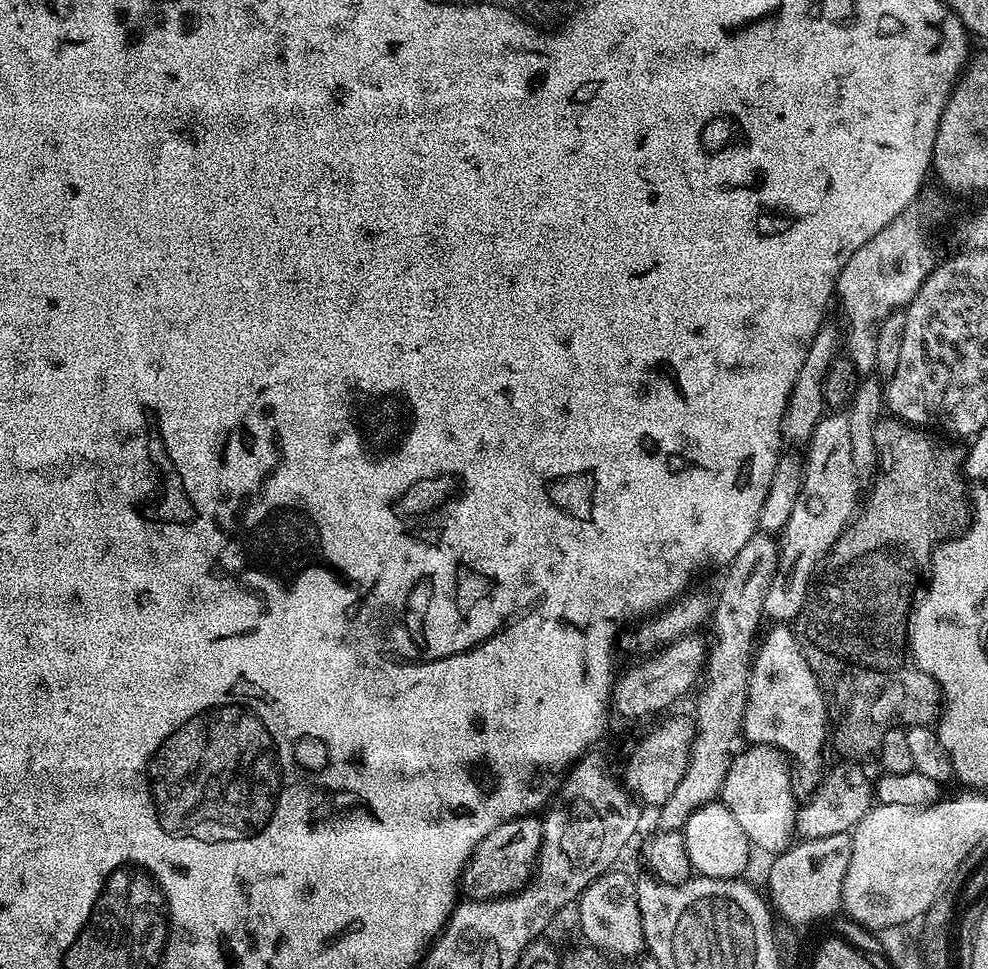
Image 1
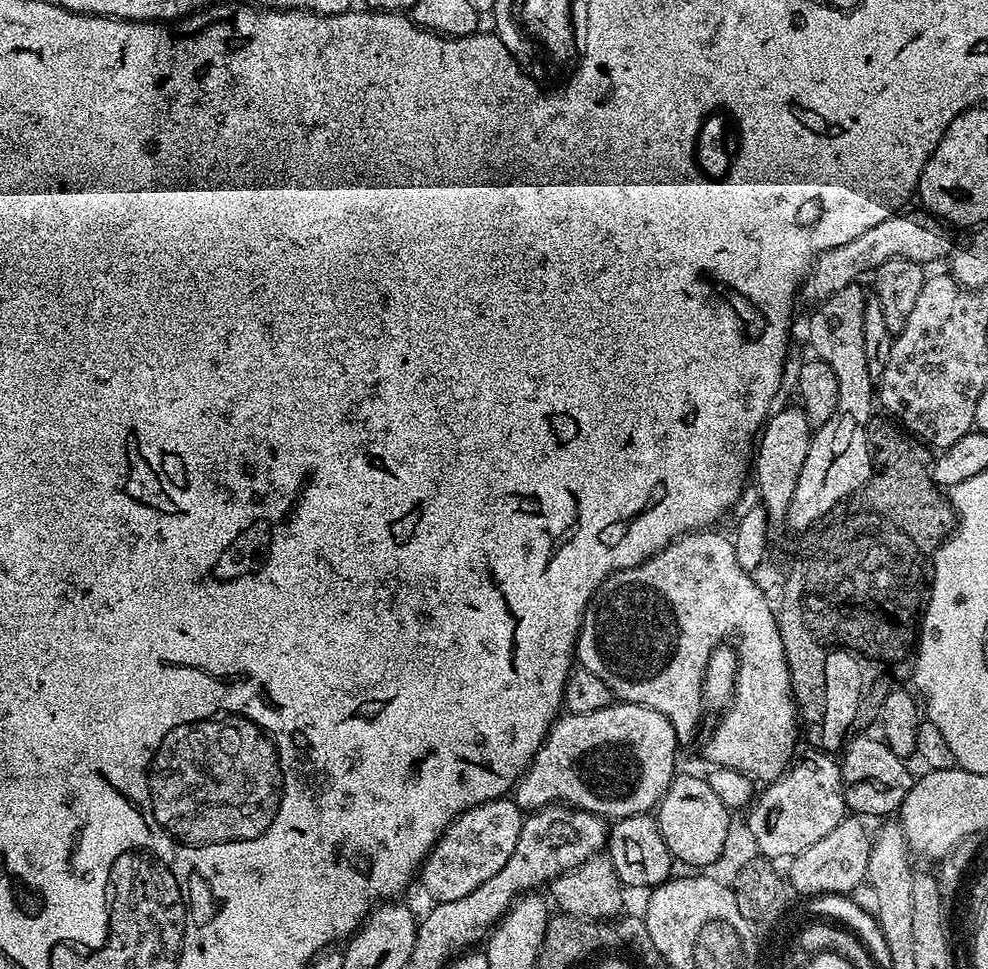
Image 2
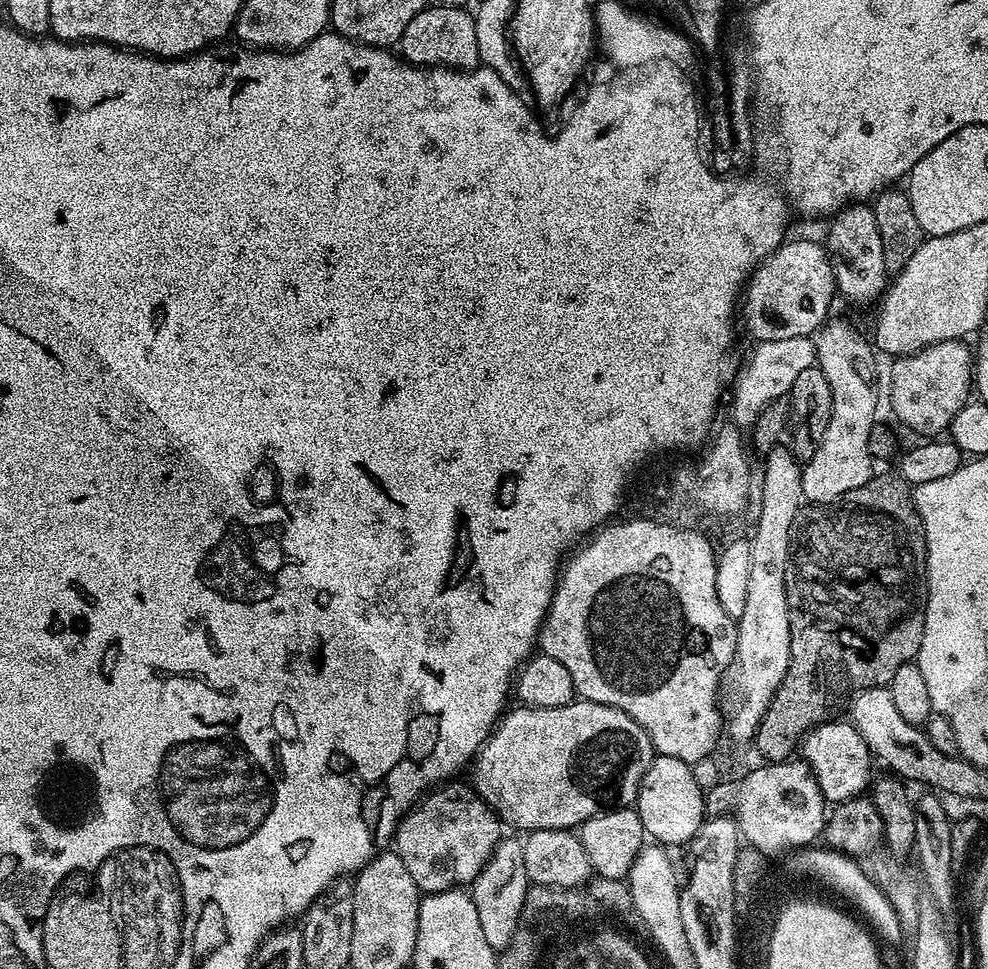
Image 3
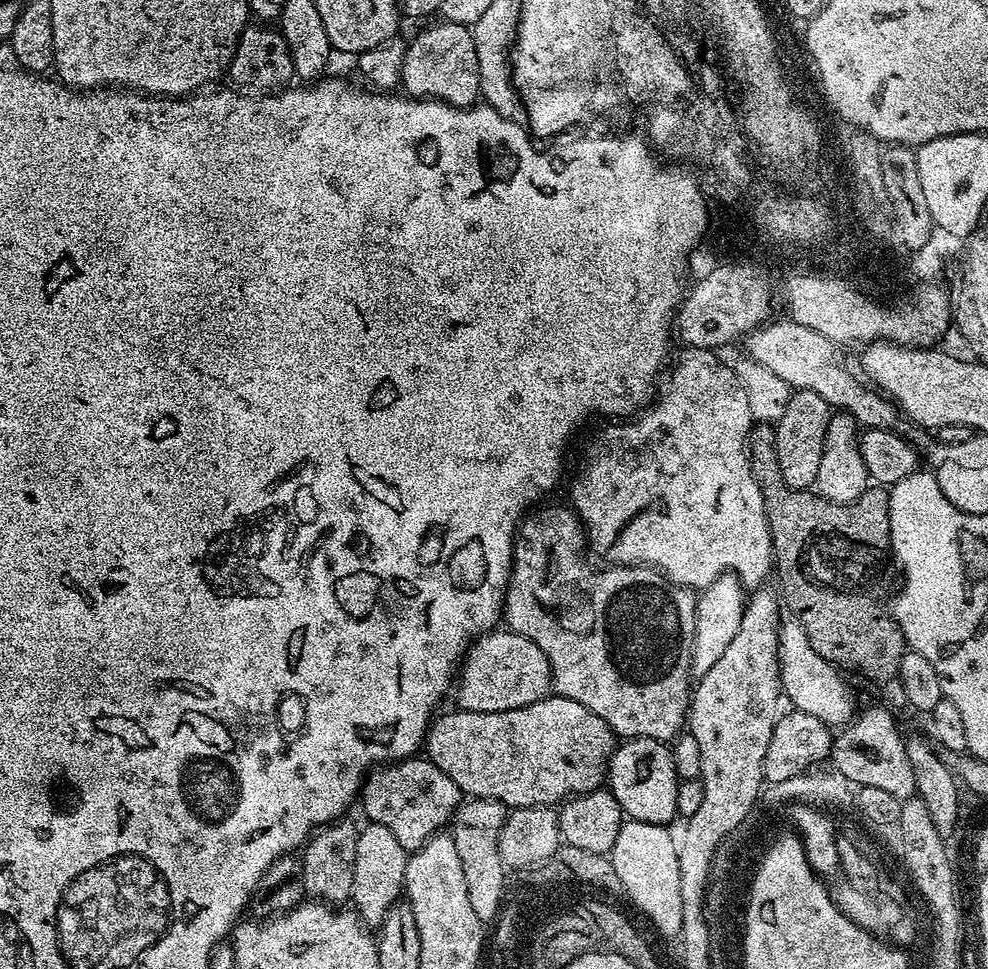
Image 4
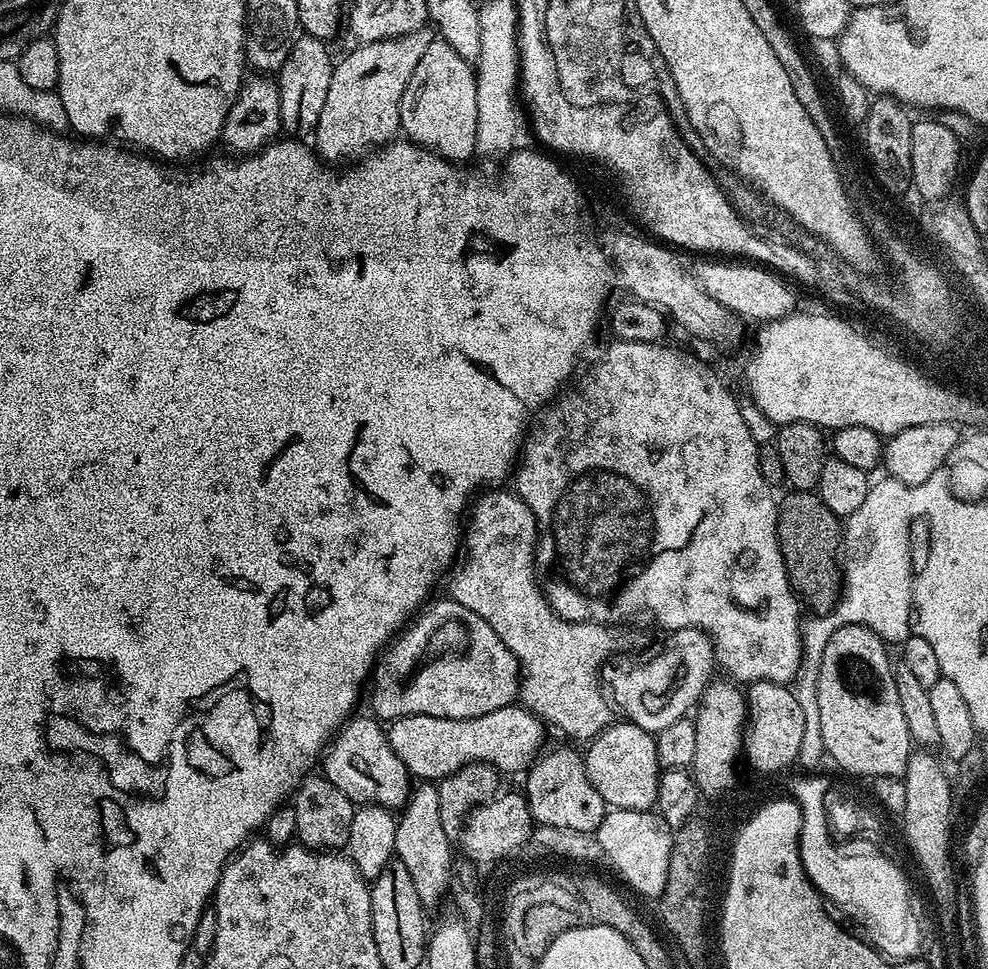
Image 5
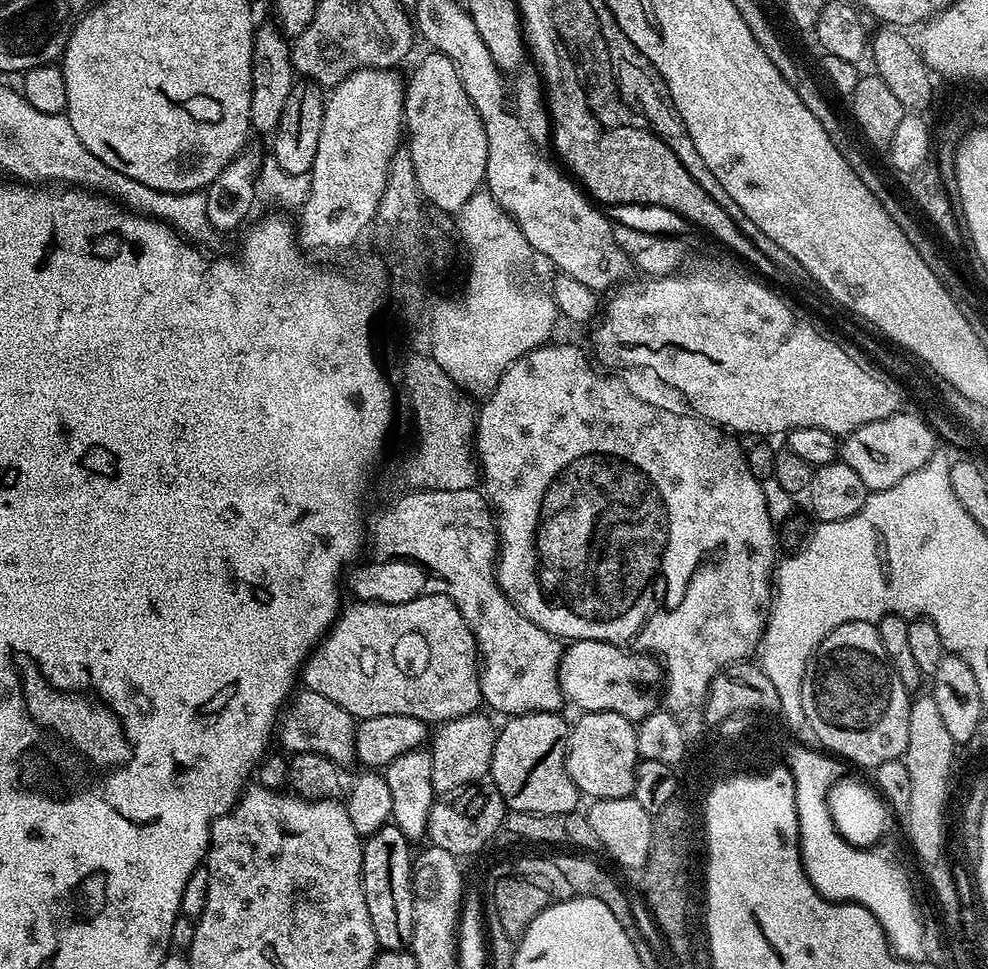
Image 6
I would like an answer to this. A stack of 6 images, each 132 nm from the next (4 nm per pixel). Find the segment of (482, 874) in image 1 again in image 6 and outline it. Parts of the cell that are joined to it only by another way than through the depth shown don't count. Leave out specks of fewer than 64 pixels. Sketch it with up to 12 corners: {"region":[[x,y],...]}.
{"region":[[321,692],[285,703],[285,753],[356,760],[357,721]]}

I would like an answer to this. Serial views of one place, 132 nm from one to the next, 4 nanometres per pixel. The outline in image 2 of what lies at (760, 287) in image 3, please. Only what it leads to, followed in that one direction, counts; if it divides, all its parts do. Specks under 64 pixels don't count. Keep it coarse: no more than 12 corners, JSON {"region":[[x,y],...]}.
{"region":[[894,214],[816,257],[799,295],[815,306],[887,260],[947,261],[949,225]]}

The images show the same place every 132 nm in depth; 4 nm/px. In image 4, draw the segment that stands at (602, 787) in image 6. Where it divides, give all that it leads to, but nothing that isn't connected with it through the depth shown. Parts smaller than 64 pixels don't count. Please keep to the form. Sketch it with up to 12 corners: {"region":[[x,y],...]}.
{"region":[[625,739],[607,787],[625,817],[671,825],[678,788],[672,749]]}

